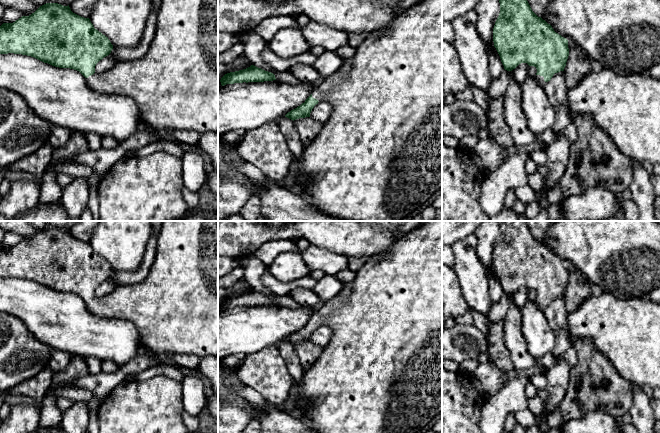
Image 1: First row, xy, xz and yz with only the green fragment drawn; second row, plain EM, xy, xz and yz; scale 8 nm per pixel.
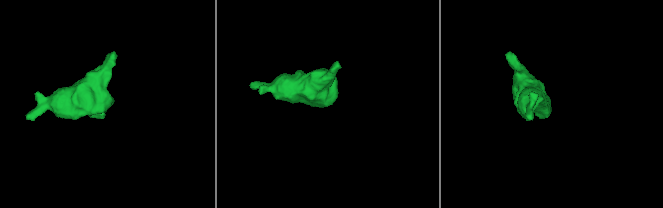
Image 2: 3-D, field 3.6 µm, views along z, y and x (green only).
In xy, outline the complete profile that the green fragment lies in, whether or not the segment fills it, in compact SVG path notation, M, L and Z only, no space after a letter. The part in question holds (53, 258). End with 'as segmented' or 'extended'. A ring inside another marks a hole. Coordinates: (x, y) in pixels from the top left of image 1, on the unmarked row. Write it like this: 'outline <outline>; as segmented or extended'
outline M162 221L161 227L157 233L155 260L147 277L137 284L116 287L109 294L101 298L96 298L96 288L104 281L108 280L112 273L113 269L108 261L95 253L89 242L84 242L73 237L69 229L63 230L58 227L46 227L29 240L22 240L13 247L3 247L0 250L0 278L14 277L27 279L55 291L77 294L87 303L88 308L95 315L103 318L131 321L138 331L141 346L148 348L156 356L160 356L161 354L194 354L200 358L207 356L218 357L218 221Z; extended

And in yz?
outline M499 221L500 237L493 252L493 266L504 293L512 295L521 287L527 287L537 293L538 306L544 308L551 304L555 297L564 295L569 280L568 264L554 255L552 250L531 233L527 221Z; extended

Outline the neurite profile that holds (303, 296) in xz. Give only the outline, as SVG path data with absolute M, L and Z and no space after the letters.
M296 287L295 289L288 292L287 295L300 305L320 307L323 304L321 299L313 290L306 288Z

